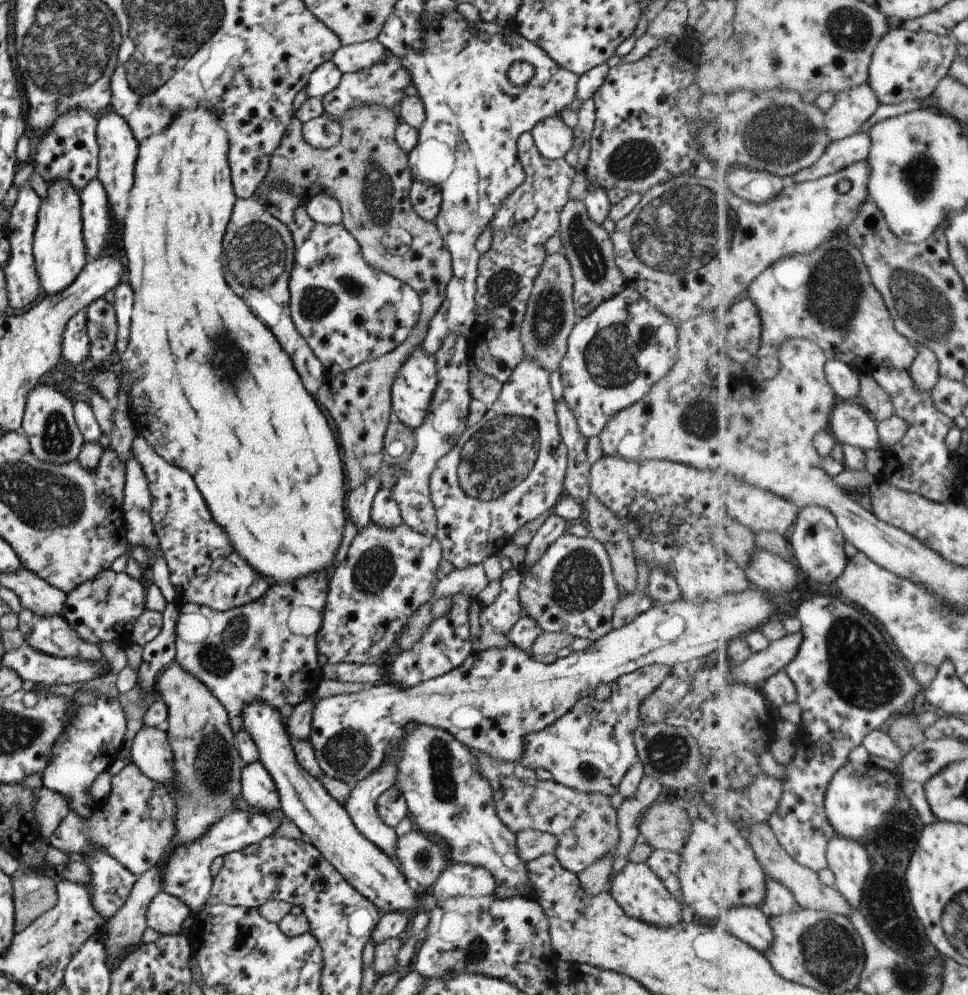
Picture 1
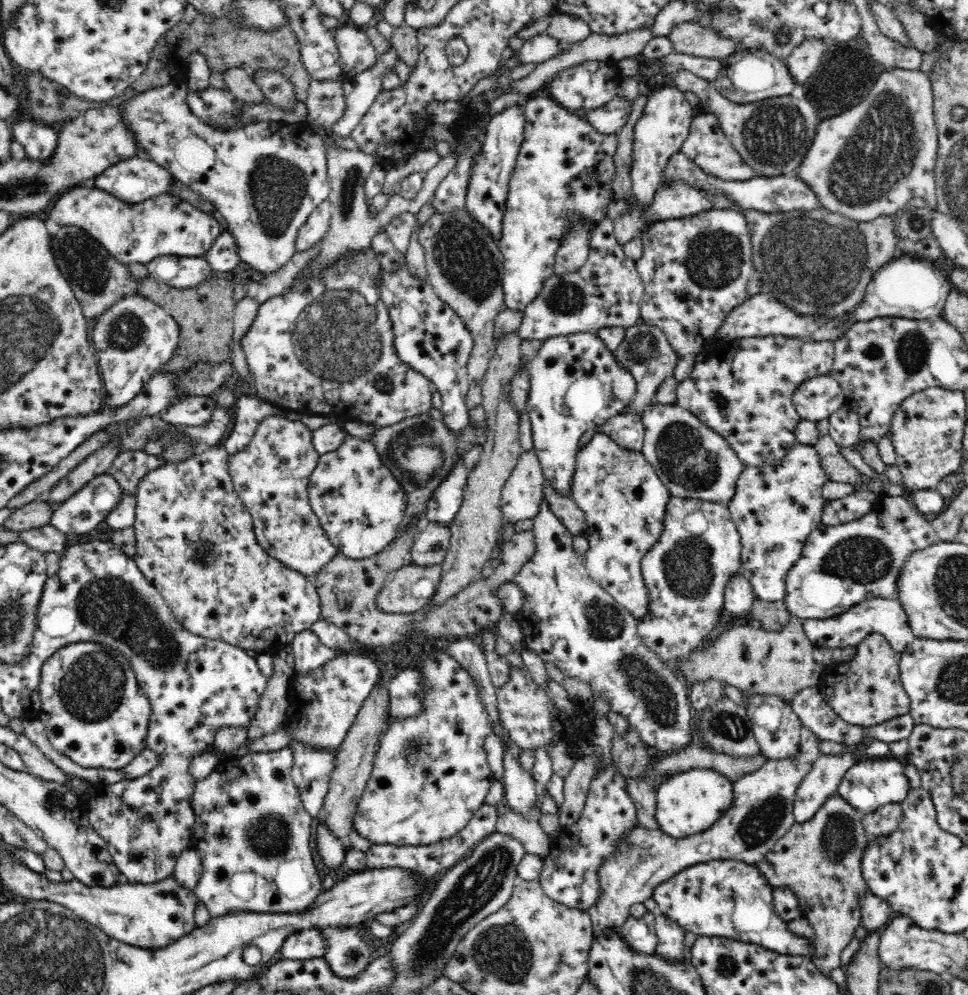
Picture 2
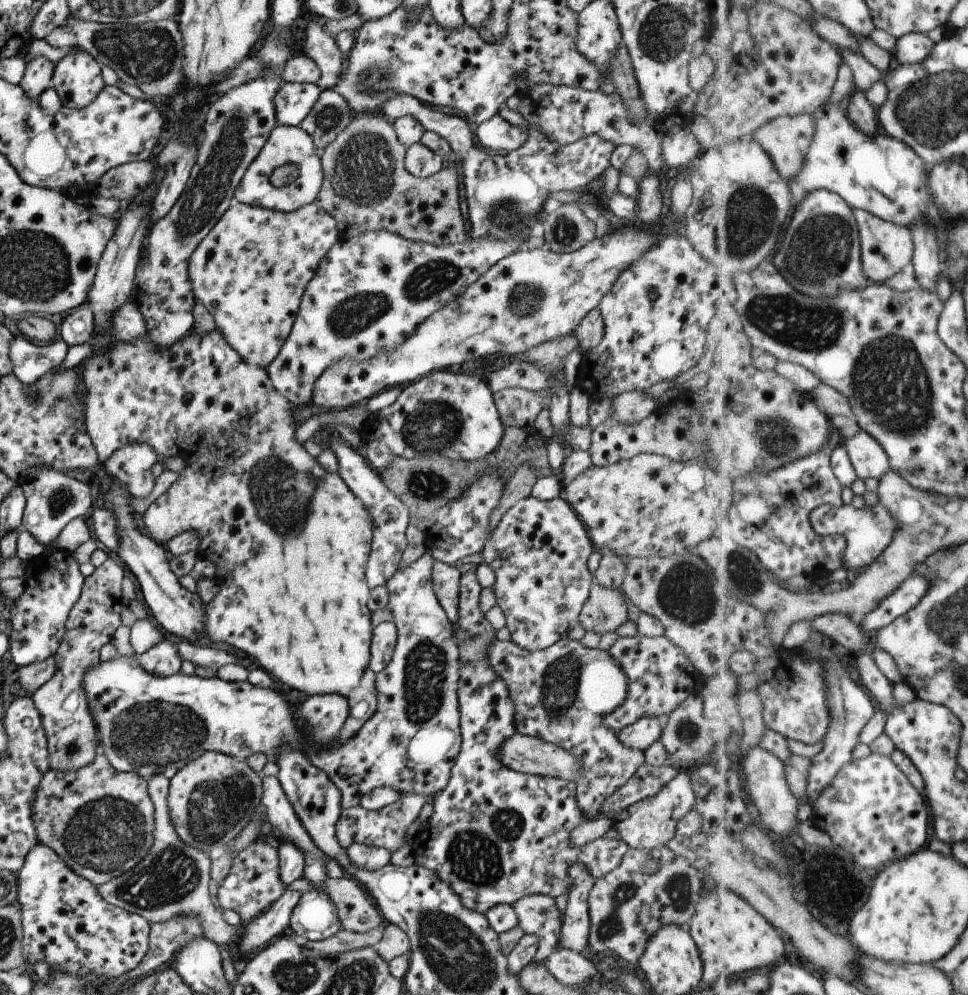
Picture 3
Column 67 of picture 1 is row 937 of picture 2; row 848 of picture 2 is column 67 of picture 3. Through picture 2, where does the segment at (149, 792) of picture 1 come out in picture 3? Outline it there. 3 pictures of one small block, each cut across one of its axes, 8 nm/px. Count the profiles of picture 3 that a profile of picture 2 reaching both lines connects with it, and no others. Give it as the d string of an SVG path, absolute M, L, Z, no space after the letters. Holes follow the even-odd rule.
M99 749L93 760L78 768L69 772L63 772L60 770L49 769L46 773L42 774L40 784L36 788L36 799L32 804L32 819L34 822L35 835L37 840L42 845L49 847L55 854L76 874L85 878L91 882L91 884L102 885L104 882L131 870L140 862L141 859L147 854L149 847L153 840L154 829L154 806L146 791L146 780L133 771L116 771L107 760L103 750Z

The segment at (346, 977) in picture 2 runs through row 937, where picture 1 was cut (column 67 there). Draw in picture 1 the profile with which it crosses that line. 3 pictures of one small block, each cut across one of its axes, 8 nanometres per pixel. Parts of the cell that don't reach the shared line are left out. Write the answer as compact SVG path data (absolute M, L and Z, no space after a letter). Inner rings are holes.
M80 310L69 318L62 332L61 359L72 366L88 364L89 342L85 324L85 311Z

